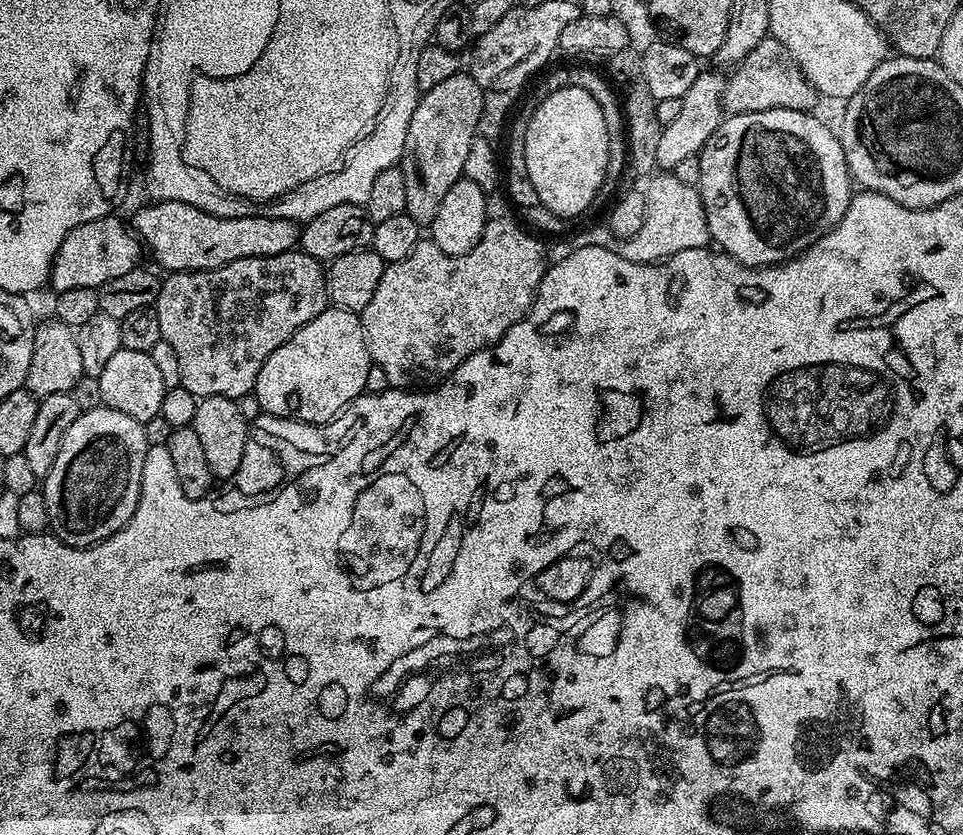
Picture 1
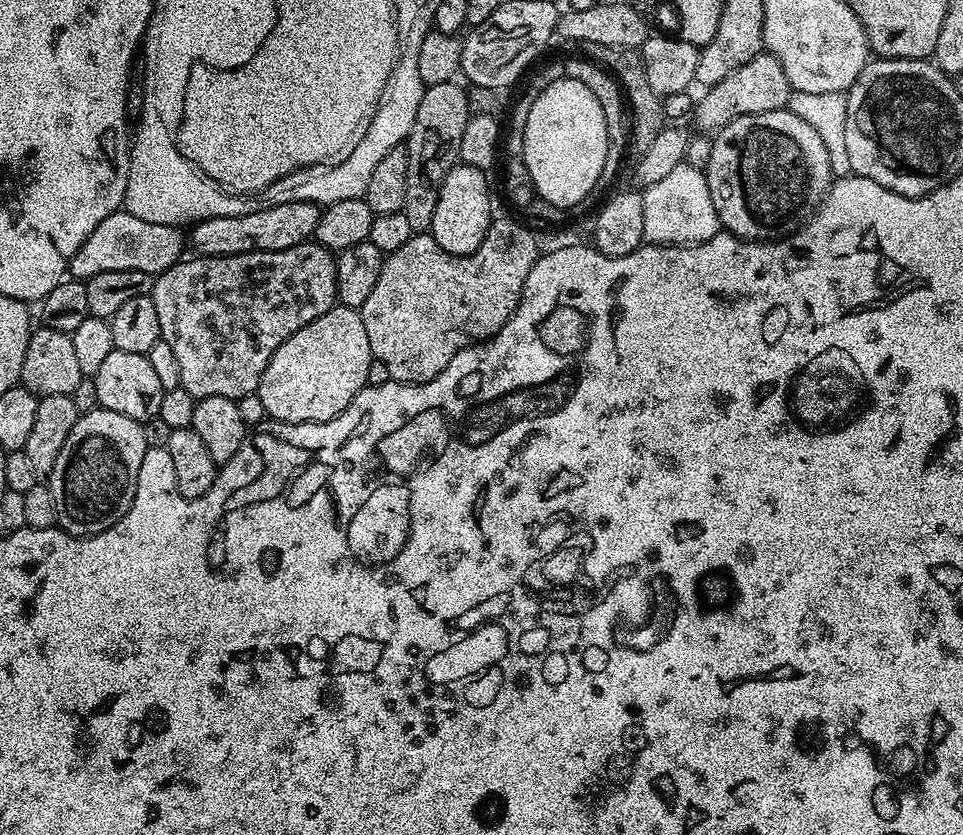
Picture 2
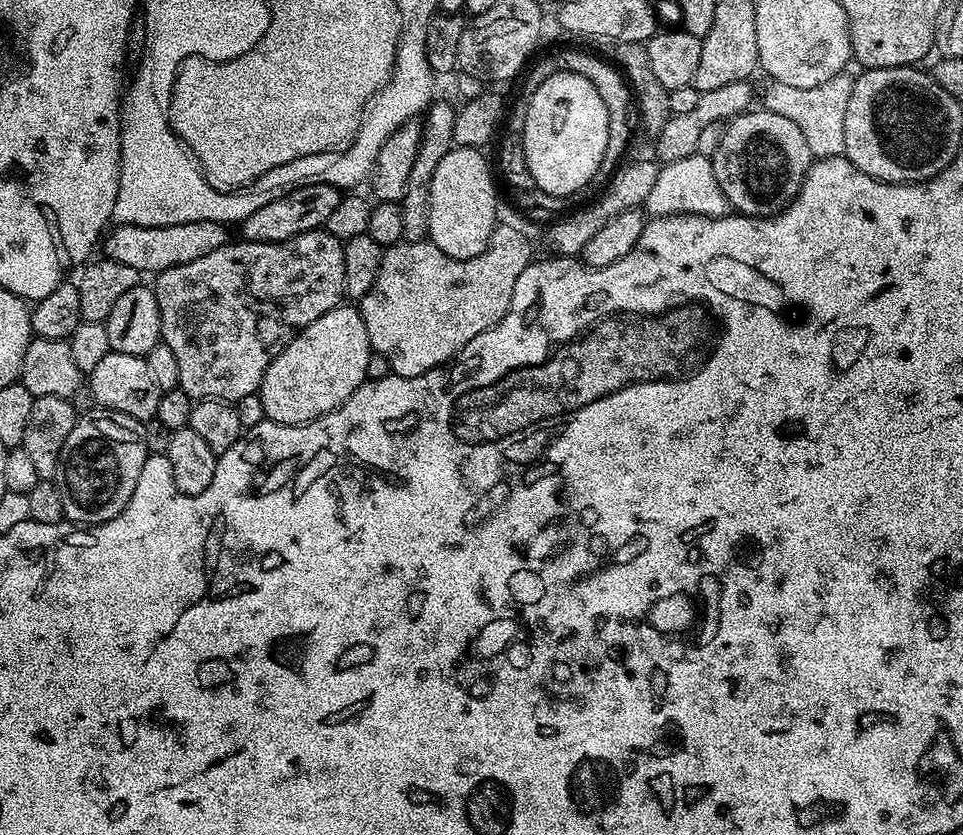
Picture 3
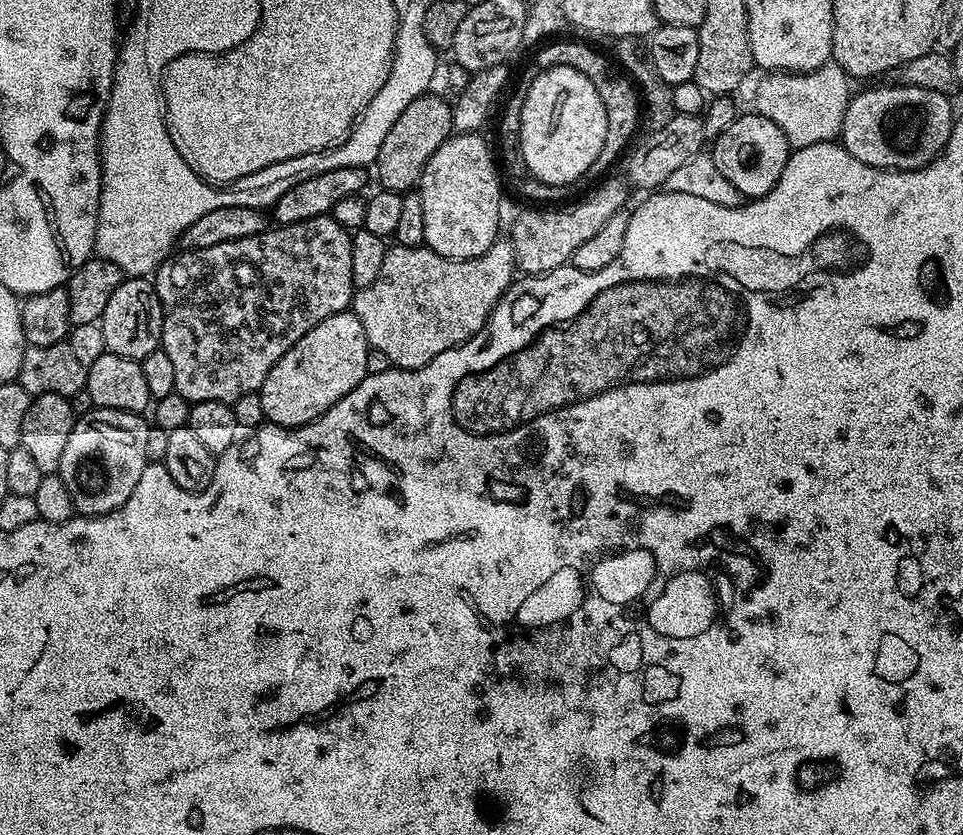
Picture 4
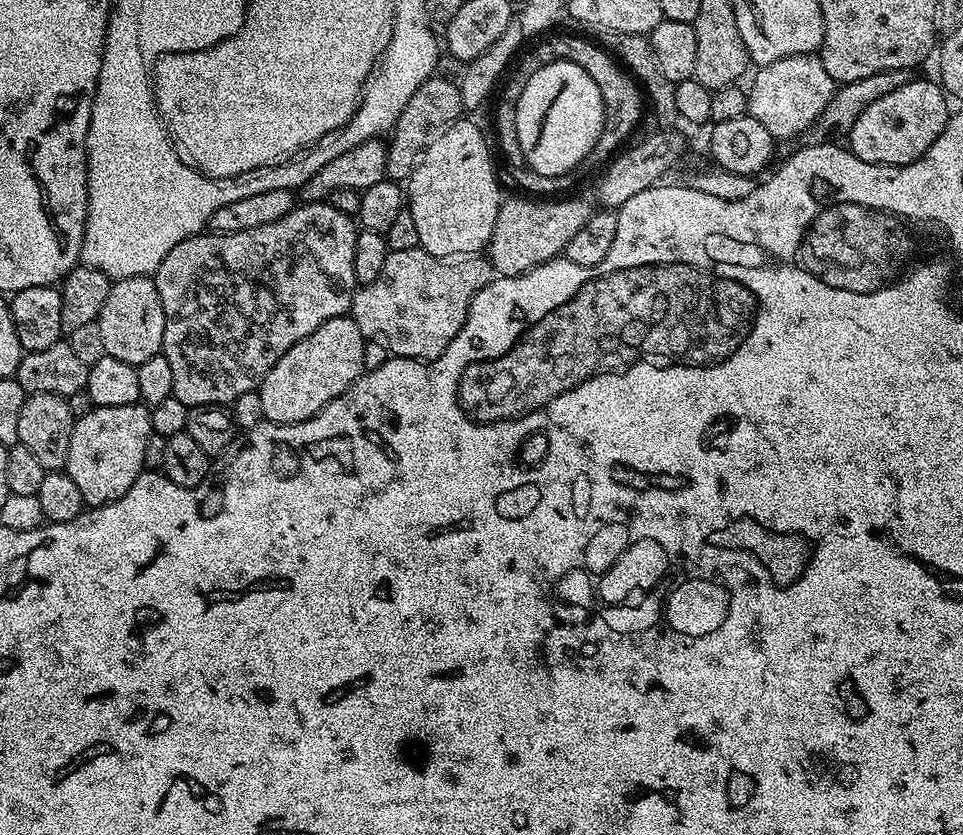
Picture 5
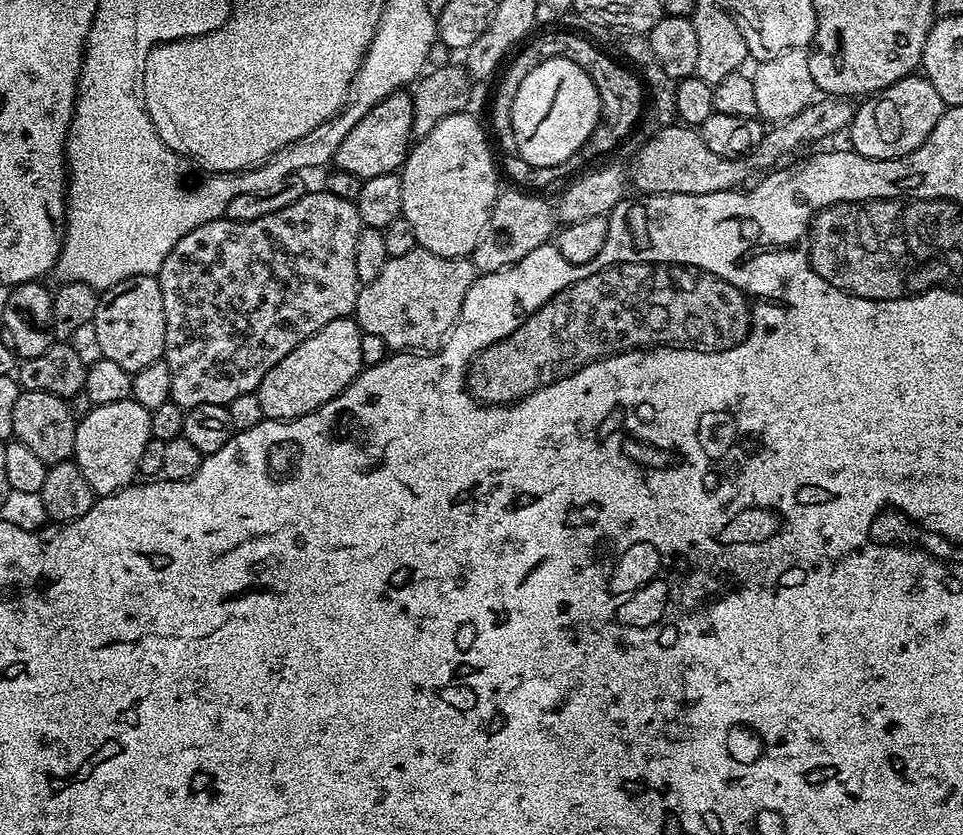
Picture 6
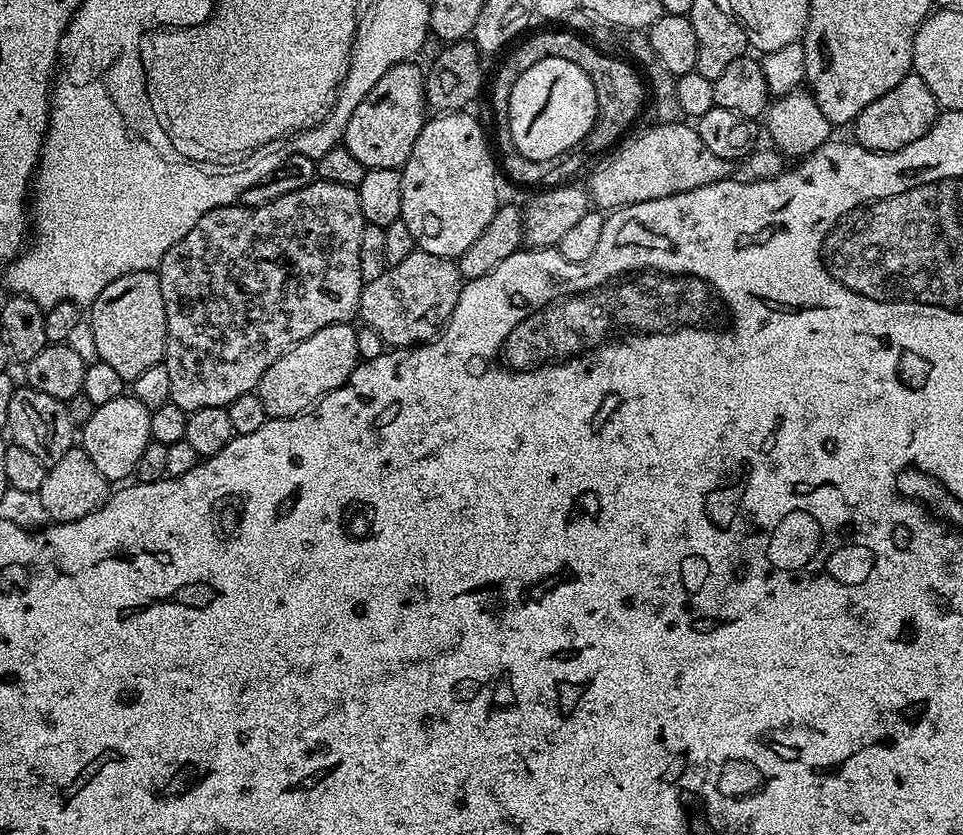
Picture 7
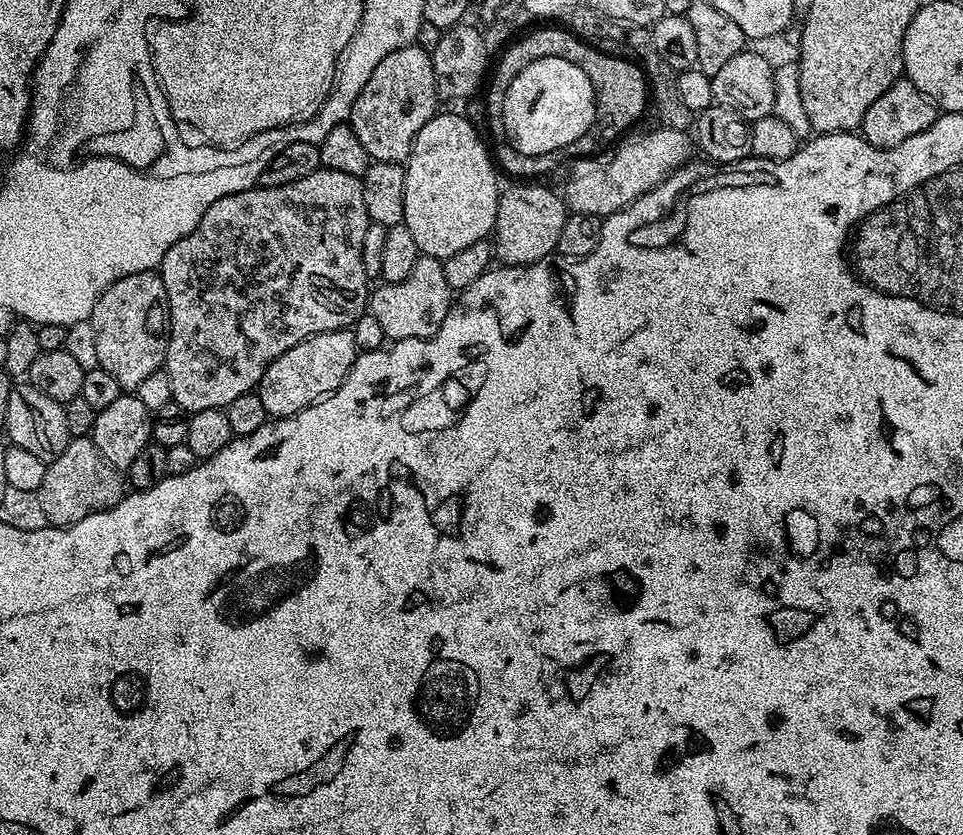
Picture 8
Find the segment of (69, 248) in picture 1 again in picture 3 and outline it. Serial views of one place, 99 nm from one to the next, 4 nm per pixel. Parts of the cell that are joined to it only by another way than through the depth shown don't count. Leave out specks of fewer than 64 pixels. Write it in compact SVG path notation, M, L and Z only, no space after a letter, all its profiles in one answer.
M182 222L178 226L116 224L103 237L103 255L109 260L126 262L126 266L134 266L134 270L138 270L141 274L148 274L148 272L159 274L174 266L182 266L186 262L206 258L206 254L229 243L228 232L229 229L218 222Z

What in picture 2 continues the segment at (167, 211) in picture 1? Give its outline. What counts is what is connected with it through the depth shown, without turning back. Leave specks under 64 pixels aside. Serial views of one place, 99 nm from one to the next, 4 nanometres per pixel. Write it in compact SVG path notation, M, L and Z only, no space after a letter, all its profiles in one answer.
M282 202L278 206L259 208L254 214L198 220L191 225L190 244L201 256L233 256L247 252L273 252L311 241L316 235L321 205L306 202Z

